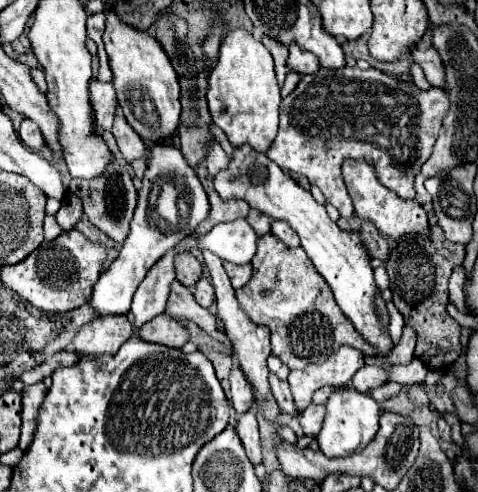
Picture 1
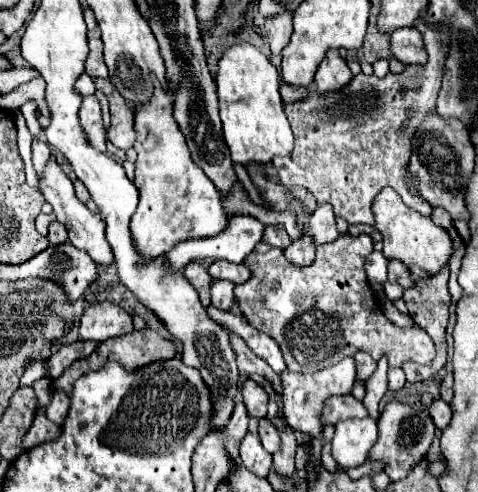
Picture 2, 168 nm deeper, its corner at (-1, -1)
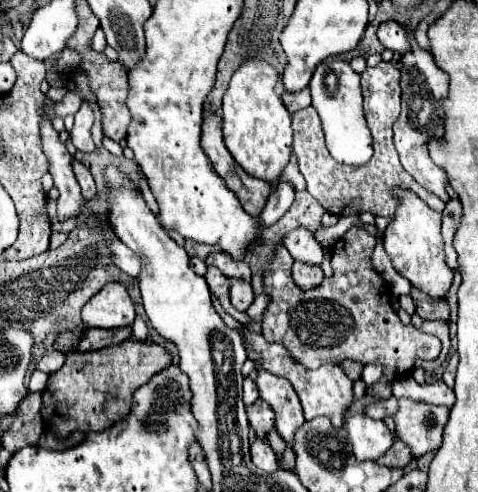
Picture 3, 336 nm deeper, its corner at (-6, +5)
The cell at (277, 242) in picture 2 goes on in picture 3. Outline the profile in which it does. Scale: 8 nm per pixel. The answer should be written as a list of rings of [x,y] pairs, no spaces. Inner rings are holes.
[[[298,226],[296,230],[290,230],[284,234],[282,244],[288,248],[288,252],[294,256],[294,260],[304,260],[304,262],[322,262],[322,246],[314,240],[312,232]]]

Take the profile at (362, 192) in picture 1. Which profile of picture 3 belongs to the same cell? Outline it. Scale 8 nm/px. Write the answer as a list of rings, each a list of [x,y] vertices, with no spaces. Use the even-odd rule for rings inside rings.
[[[394,188],[396,196],[396,212],[384,232],[384,248],[392,260],[392,266],[396,272],[400,272],[404,278],[408,278],[416,288],[424,290],[426,294],[434,298],[446,296],[450,284],[452,284],[452,268],[444,260],[444,238],[440,234],[442,226],[442,214],[436,210],[430,210],[420,198],[416,198],[414,192]]]

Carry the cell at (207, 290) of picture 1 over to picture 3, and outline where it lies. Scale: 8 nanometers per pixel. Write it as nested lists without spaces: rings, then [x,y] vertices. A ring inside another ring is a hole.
[[[234,280],[232,286],[230,286],[230,300],[232,300],[232,306],[236,310],[244,312],[252,304],[252,300],[254,300],[254,292],[252,292],[250,282]]]

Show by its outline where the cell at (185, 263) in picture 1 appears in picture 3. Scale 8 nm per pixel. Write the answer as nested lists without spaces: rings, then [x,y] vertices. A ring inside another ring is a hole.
[[[208,266],[208,270],[206,270],[206,282],[208,282],[208,286],[210,286],[210,292],[218,298],[218,302],[222,304],[222,308],[234,318],[234,320],[238,320],[240,324],[244,324],[246,322],[246,316],[242,314],[242,312],[238,312],[238,310],[234,310],[234,306],[230,304],[230,296],[228,296],[228,290],[226,290],[226,286],[230,286],[230,278],[226,278],[218,268],[214,268],[214,266]]]

